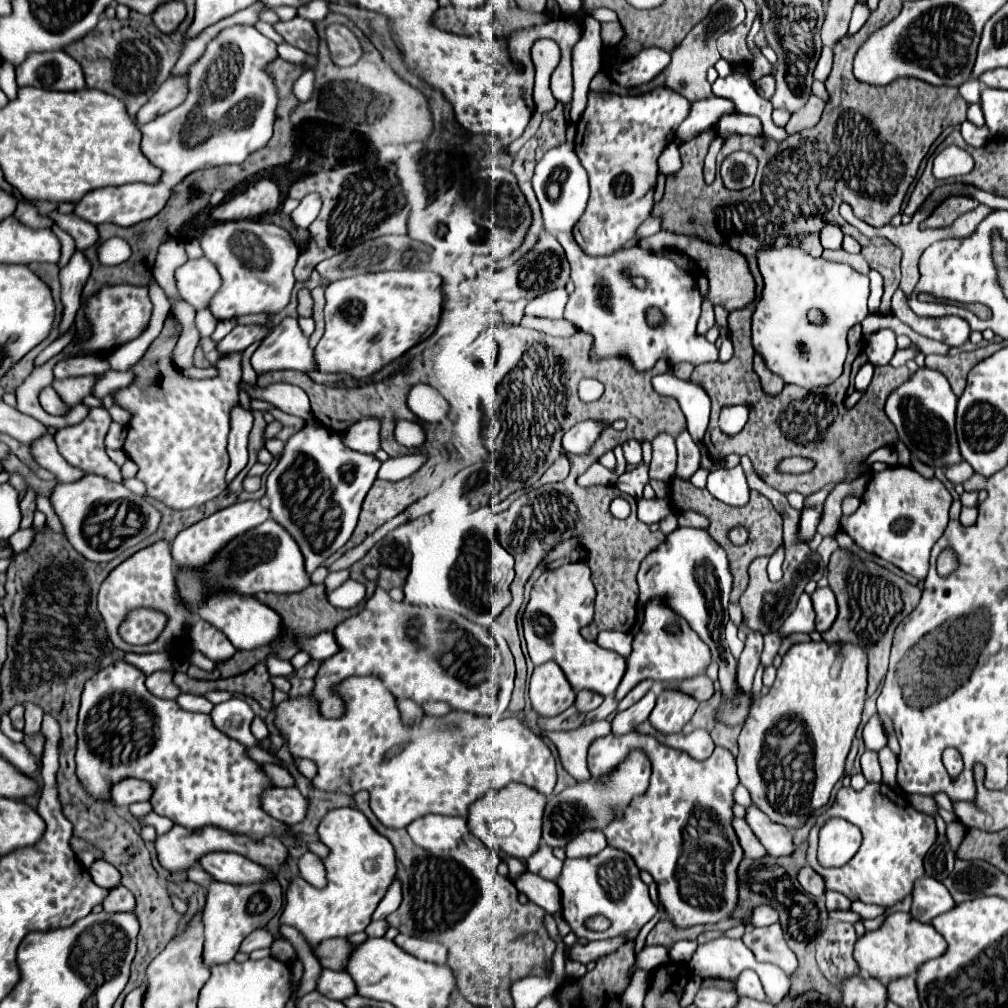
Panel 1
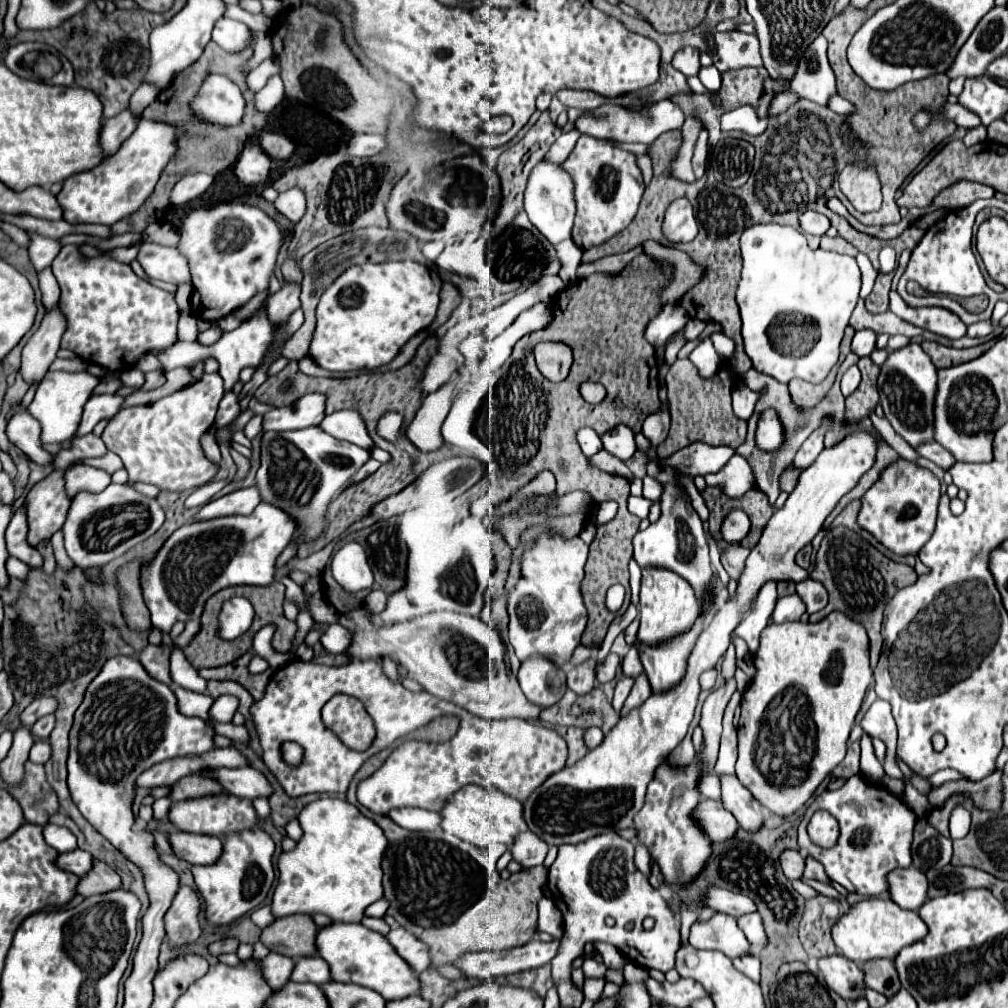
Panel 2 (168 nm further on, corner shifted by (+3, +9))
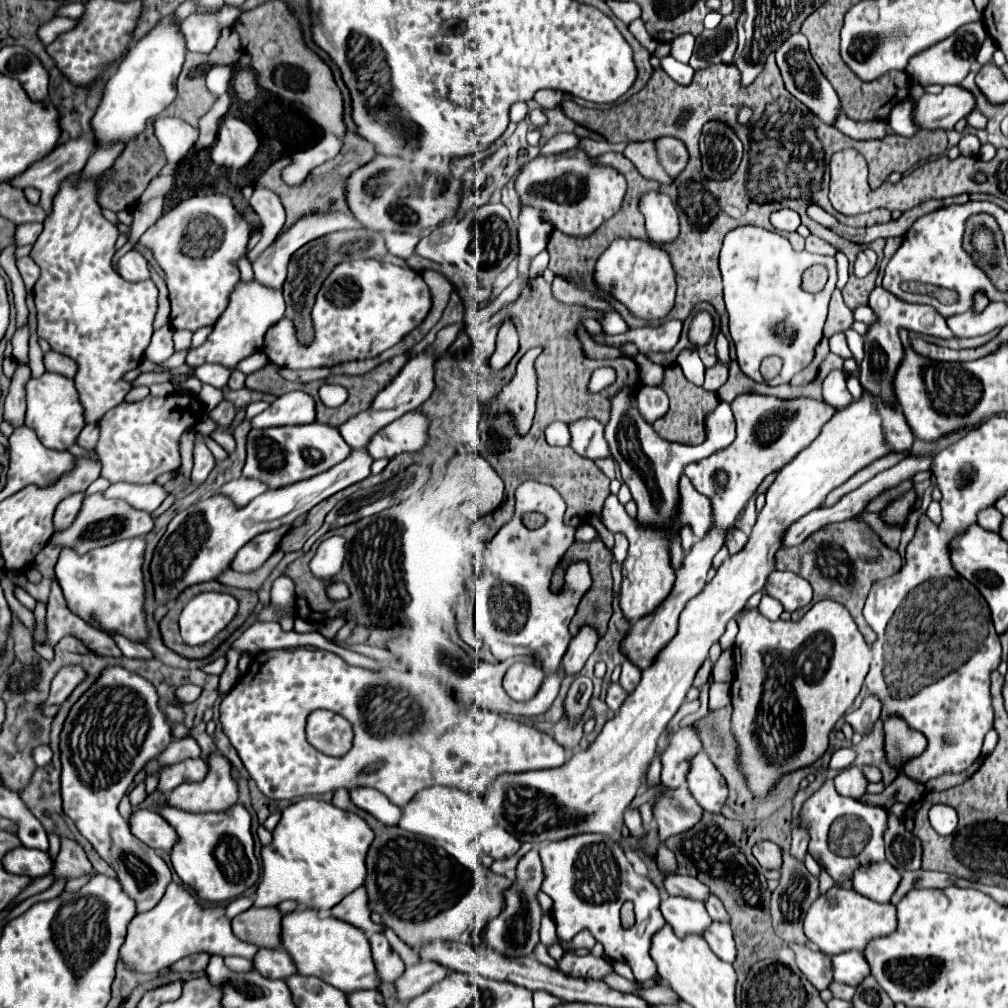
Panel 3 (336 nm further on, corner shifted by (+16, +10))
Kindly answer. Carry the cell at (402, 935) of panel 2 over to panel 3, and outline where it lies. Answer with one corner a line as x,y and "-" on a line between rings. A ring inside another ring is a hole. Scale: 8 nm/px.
370,935
370,949
380,983
392,983
404,973
404,961
392,951
384,935

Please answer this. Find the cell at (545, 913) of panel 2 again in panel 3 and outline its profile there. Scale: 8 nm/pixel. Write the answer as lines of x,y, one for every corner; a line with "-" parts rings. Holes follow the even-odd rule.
541,942
536,945
533,953
538,961
540,961
542,964
545,964
554,969
558,969
557,962
551,958
551,956
548,954
547,947

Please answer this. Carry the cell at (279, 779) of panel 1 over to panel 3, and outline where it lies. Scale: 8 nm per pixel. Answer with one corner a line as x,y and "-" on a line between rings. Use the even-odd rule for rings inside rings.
188,735
188,737
182,737
182,739
170,743
158,759
162,765
166,765
166,763
180,763
190,757
200,757
200,747
194,741
194,737

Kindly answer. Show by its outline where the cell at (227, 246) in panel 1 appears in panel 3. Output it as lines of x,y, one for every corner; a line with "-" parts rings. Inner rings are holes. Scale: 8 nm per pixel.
196,195
182,203
178,203
174,209
170,209
164,217
160,217
142,237
140,243
148,247
160,265
160,269
166,275
168,285
168,299
170,299
170,325
172,329
188,329
198,331
200,327
214,325
216,319
222,315
226,303
228,303
228,291
240,281
238,271
238,259
246,253
250,237
250,225
240,217
240,213
234,209
230,197
226,195
-
202,219
202,225
196,225
194,231
190,231
190,221

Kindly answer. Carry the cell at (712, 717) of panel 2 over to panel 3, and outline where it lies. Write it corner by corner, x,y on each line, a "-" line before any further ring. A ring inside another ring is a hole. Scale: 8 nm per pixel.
684,727
670,737
670,745
660,755
662,761
662,785
676,789
686,783
684,775
688,773
688,759
702,749
700,739
692,727

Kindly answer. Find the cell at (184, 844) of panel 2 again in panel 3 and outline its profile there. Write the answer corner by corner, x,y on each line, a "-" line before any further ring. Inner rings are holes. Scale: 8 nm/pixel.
136,809
130,815
130,831
134,837
144,841
152,849
172,851
176,843
176,831
168,827
168,823
150,809

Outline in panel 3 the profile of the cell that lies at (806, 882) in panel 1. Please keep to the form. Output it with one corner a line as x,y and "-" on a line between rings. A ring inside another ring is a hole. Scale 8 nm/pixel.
758,841
752,847
752,855
756,857
756,861
760,863
762,869
776,869
780,867
780,847
772,841

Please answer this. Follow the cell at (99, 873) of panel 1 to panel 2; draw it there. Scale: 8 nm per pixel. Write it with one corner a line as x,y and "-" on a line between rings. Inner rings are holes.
73,850
73,852
59,856
61,868
65,868
77,876
85,876
93,868
93,862
95,862
95,858
89,856
89,852
85,852
85,850

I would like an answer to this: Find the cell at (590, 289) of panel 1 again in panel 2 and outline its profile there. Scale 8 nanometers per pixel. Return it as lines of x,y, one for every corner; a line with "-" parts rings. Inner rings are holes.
705,338
697,344
697,348
691,352
691,362
699,368
701,376
705,376
705,378
713,376
721,368
721,356
715,352
709,338

